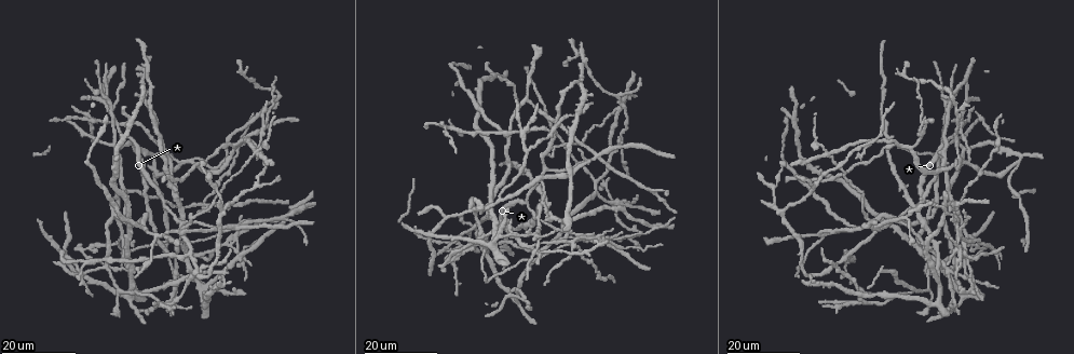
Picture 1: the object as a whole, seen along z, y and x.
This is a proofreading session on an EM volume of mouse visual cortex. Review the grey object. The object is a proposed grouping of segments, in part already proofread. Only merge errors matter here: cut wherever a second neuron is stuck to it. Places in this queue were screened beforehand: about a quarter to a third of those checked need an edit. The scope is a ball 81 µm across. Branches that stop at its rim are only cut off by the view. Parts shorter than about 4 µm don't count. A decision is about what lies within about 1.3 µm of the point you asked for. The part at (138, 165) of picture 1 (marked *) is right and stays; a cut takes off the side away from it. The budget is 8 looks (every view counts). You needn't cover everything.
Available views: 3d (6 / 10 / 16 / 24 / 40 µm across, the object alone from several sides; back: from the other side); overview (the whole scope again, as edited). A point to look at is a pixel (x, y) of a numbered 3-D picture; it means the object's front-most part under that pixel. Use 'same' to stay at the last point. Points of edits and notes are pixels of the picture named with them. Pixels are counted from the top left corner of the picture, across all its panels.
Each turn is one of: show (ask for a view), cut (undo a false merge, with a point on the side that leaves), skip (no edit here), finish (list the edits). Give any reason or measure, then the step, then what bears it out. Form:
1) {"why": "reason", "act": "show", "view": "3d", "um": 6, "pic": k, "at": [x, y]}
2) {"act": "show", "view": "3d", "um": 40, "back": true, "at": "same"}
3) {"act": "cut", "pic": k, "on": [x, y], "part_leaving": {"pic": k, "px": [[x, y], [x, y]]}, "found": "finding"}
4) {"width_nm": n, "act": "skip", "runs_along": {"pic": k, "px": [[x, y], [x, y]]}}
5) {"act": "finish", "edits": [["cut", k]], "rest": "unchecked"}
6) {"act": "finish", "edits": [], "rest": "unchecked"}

{"why": "small branch off a trunk", "act": "show", "view": "3d", "um": 16, "pic": 1, "at": [590, 239]}

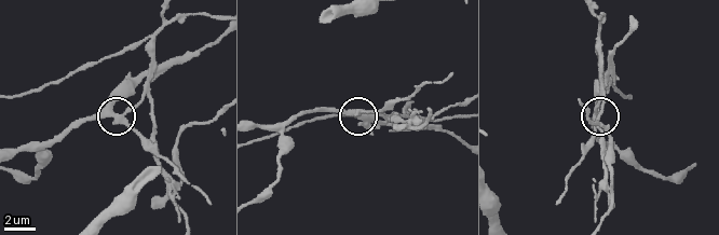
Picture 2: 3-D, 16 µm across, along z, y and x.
{"why": "zoom in", "act": "show", "view": "3d", "um": 6, "pic": 2, "at": [111, 111]}

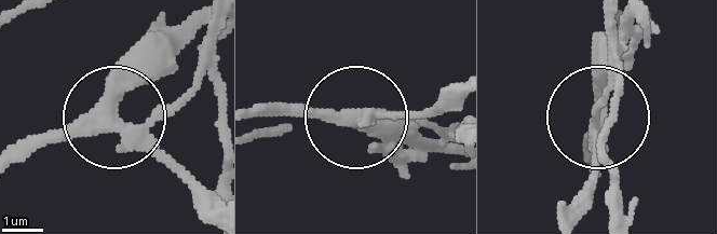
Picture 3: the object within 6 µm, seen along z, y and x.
{"width_nm": 340, "act": "cut", "pic": 3, "on": [184, 105], "part_leaving": {"pic": 3, "px": [[133, 138], [194, 76], [212, 14]]}, "found": "two neurons meet here"}

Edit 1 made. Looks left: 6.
{"act": "show", "view": "overview"}

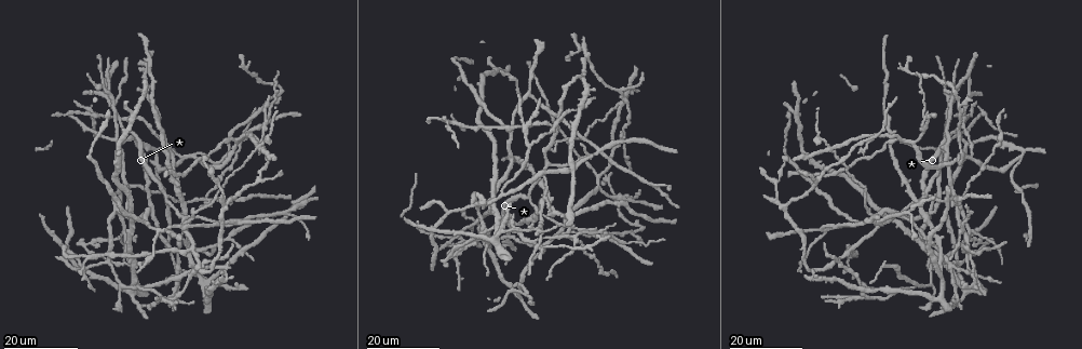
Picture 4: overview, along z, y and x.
{"why": "arms part here", "act": "show", "view": "3d", "um": 24, "pic": 4, "at": [613, 147]}

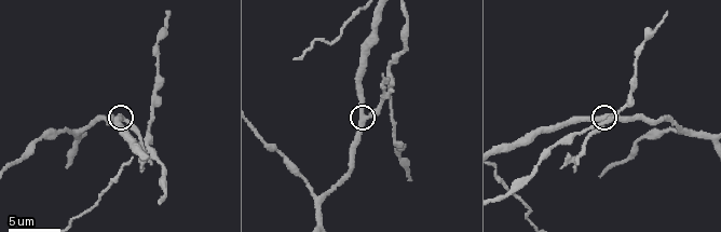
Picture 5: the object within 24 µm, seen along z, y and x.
{"act": "show", "view": "3d", "um": 10, "pic": 5, "at": [365, 118]}

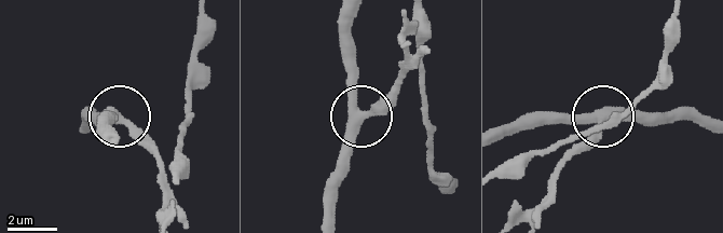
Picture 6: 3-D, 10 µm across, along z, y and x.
{"side_arm_um": 7, "act": "skip", "runs_along": {"pic": 6, "px": [[350, 14], [355, 112], [366, 112], [401, 78]]}, "found": "one neuron here"}

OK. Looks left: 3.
{"why": "thick turns thin", "act": "show", "view": "3d", "um": 24, "pic": 4, "at": [603, 267]}

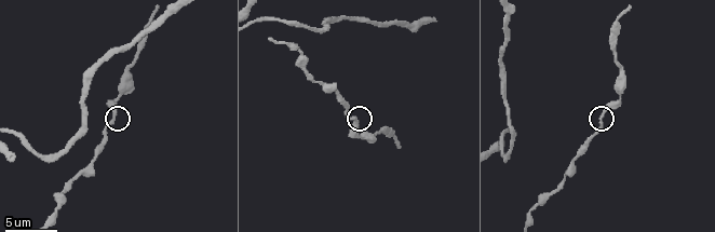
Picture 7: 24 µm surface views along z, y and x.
{"act": "show", "view": "3d", "um": 10, "pic": 7, "at": [115, 114]}

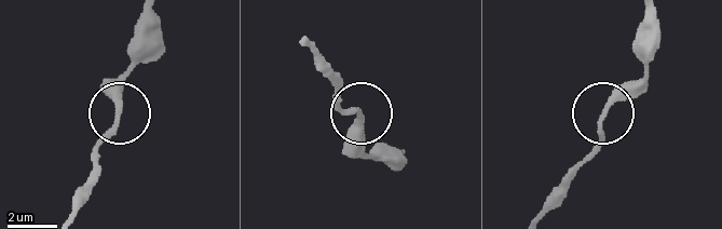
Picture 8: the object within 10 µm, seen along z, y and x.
{"act": "skip", "runs_along": {"pic": 8, "px": [[70, 213], [118, 115], [118, 95], [107, 79]]}, "found": "continuous, no second neuron"}

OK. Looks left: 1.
{"act": "finish", "edits": [["cut", 3]], "rest": "unchecked"}

